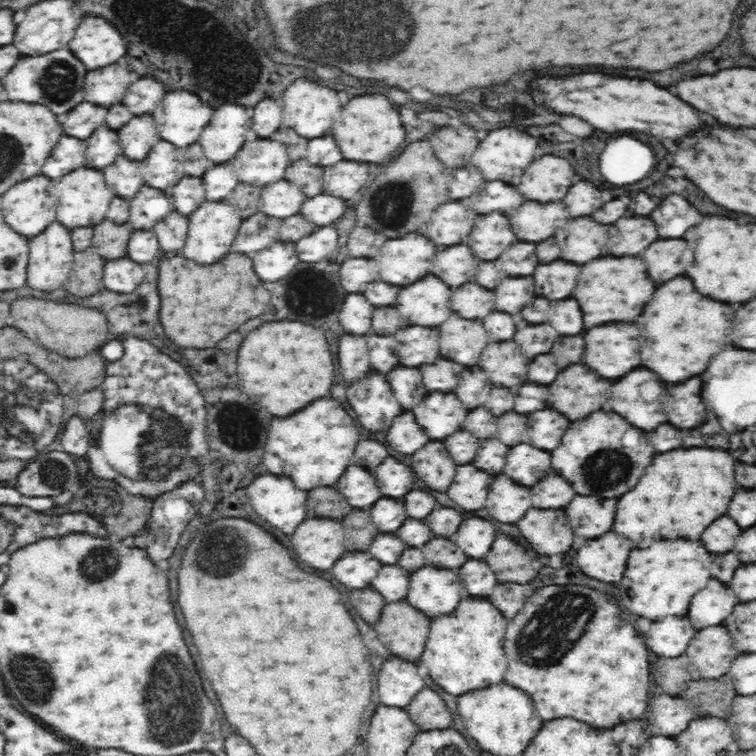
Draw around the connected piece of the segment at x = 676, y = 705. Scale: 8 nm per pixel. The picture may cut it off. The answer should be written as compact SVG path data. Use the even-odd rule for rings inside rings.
M666 694L656 696L650 706L650 712L656 728L660 728L660 734L676 736L686 730L691 720L699 718L694 710L690 710L692 706L692 703L686 704L682 698L672 698Z

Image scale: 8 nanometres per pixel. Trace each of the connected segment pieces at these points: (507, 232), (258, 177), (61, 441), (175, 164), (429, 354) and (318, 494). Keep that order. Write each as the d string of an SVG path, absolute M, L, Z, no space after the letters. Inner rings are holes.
M498 212L478 216L468 236L468 246L472 254L482 260L498 258L512 242L518 242L518 238L514 238L508 218Z
M262 138L246 142L246 146L242 146L232 164L242 182L264 186L282 180L290 160L284 144Z
M74 414L58 434L56 444L52 443L52 450L64 451L75 457L84 457L91 444L90 434L83 418Z
M158 142L146 160L140 162L142 176L146 176L146 184L158 190L166 190L178 184L178 178L182 176L182 162L184 162L184 150L178 150L176 146L170 146L170 142Z
M408 326L398 330L398 358L404 366L420 366L430 364L438 358L438 334L434 328L426 326Z
M314 488L306 500L308 518L342 518L350 512L350 503L334 488Z

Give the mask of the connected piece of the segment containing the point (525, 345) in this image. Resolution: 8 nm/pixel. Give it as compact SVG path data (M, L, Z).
M518 314L514 316L514 320L518 324L514 340L518 342L520 350L526 356L536 356L536 354L550 352L550 348L552 348L554 340L558 338L558 334L548 322L546 324L528 324Z

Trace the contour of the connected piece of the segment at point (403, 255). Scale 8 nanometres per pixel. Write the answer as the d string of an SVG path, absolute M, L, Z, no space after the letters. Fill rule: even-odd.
M424 236L388 240L380 248L380 276L388 284L414 284L430 272L434 252L436 246Z

